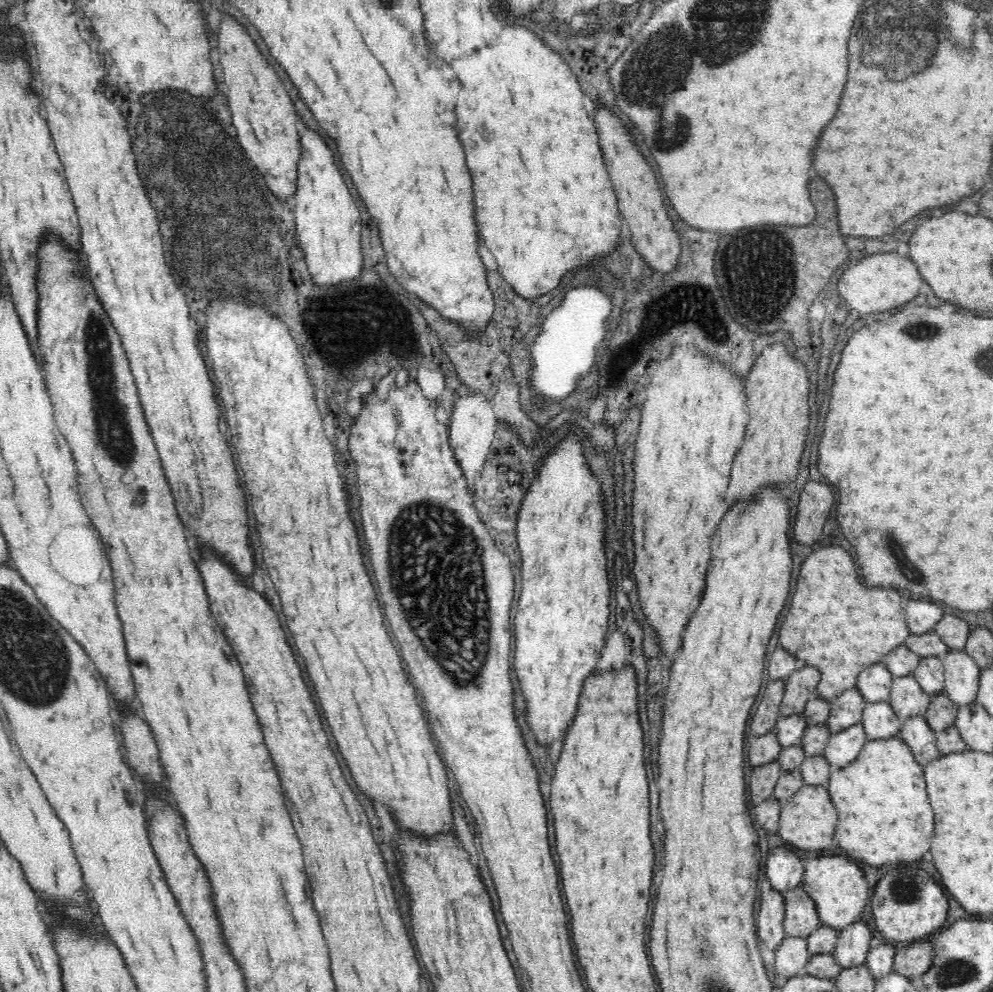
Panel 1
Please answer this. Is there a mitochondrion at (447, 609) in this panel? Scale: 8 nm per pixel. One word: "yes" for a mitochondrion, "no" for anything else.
yes

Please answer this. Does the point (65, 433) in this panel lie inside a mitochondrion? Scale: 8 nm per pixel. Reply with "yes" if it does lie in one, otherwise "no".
no

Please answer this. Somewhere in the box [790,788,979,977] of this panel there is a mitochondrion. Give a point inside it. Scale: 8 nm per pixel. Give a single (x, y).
(904, 886)

